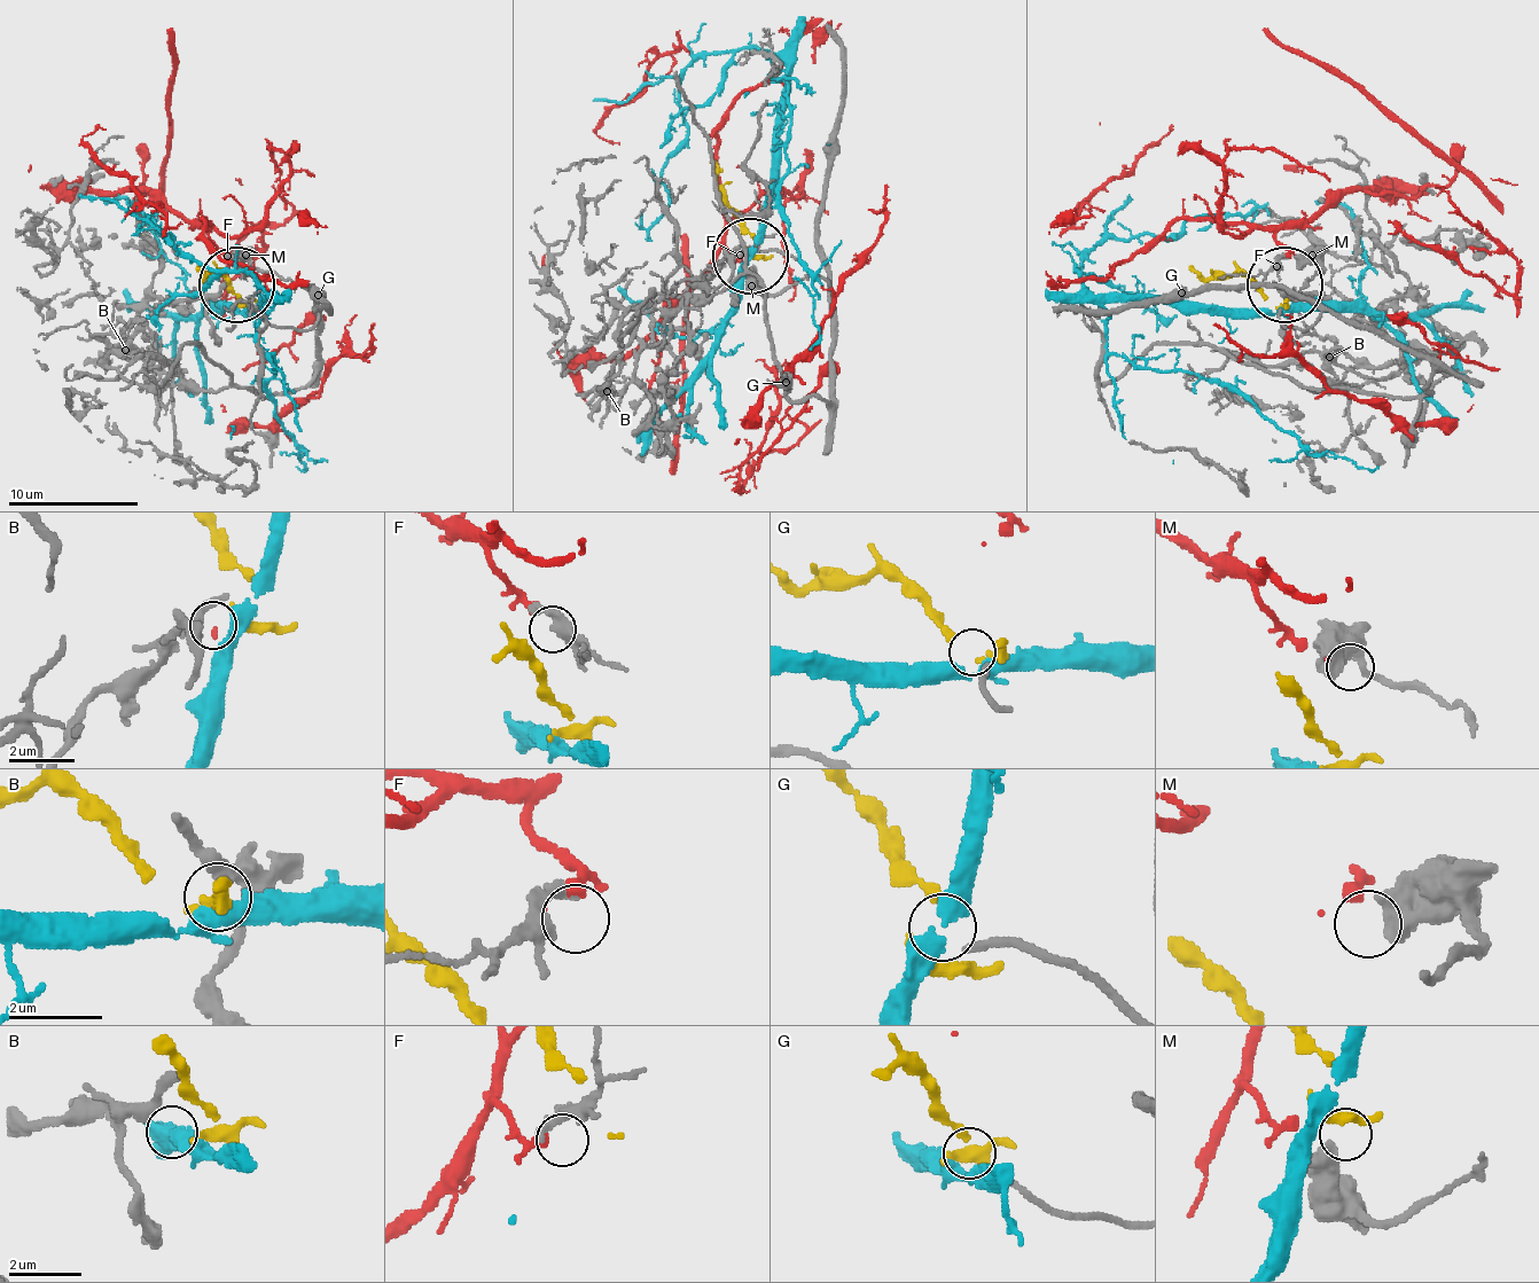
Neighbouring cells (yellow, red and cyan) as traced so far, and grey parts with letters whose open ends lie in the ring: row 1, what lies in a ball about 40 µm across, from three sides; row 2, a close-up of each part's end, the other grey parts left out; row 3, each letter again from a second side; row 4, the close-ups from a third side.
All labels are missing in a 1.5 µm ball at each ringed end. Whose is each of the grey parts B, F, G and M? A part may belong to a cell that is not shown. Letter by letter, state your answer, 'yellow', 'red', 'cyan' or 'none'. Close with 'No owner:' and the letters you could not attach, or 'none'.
B: yellow
F: red
G: none
M: none
No owner: G, M

